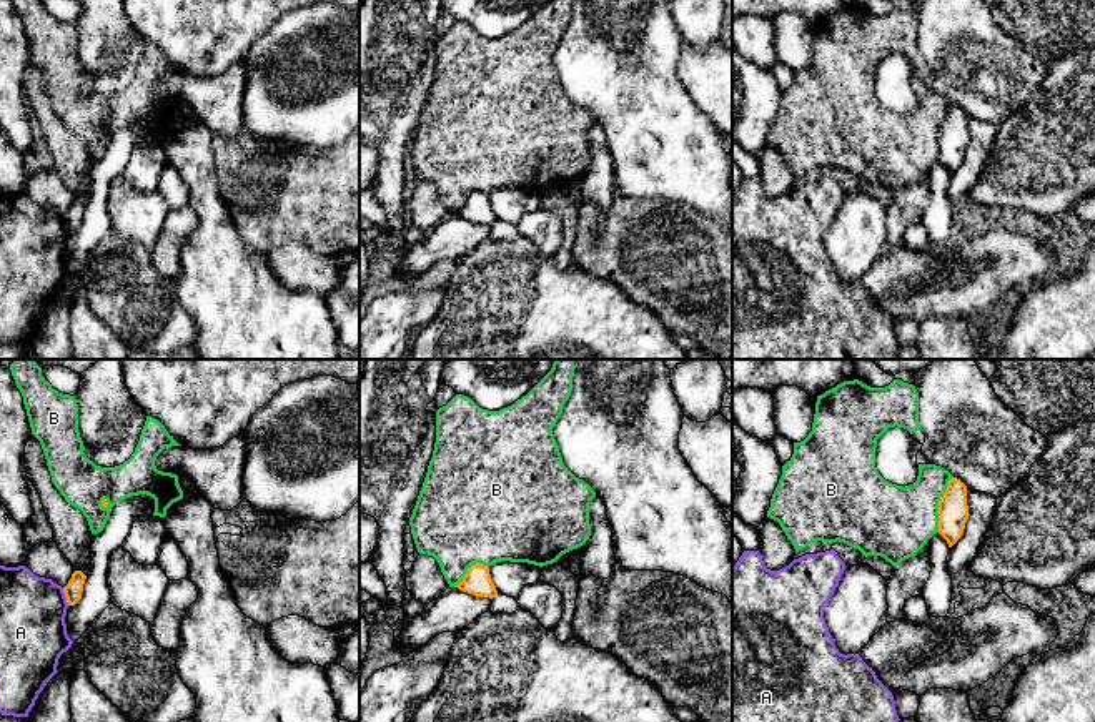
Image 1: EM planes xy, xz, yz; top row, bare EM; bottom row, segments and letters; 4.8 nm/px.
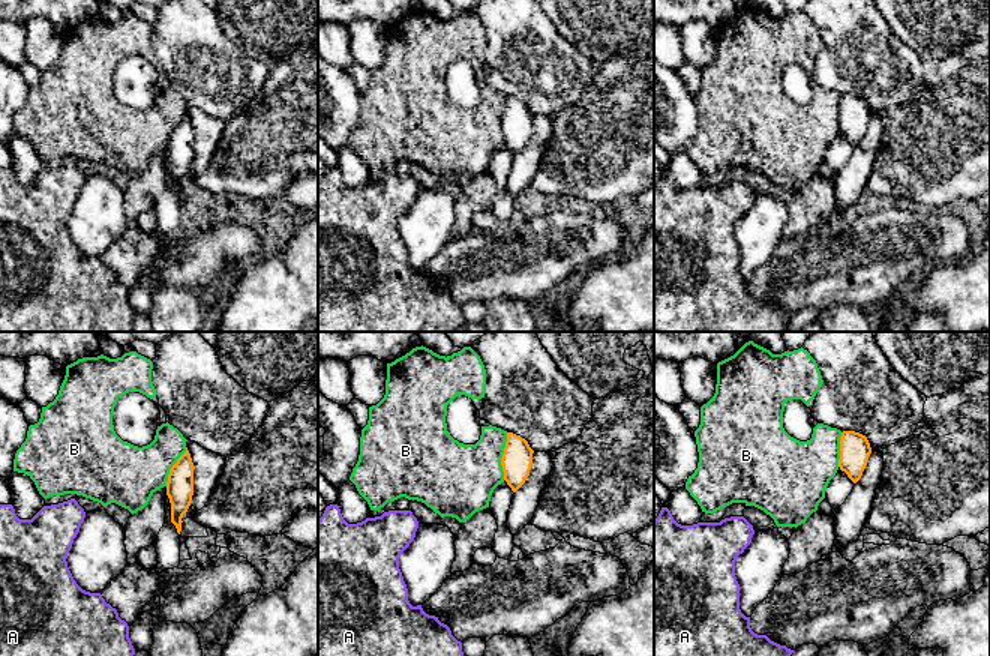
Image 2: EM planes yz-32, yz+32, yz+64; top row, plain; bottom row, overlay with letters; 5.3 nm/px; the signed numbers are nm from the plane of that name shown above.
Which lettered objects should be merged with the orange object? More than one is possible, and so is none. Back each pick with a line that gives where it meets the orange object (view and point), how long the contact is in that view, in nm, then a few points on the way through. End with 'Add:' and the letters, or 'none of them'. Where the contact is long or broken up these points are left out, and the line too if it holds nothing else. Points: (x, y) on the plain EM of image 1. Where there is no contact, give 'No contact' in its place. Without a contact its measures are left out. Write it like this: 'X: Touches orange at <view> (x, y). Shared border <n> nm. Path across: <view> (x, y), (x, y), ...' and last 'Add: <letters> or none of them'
Add: none of them

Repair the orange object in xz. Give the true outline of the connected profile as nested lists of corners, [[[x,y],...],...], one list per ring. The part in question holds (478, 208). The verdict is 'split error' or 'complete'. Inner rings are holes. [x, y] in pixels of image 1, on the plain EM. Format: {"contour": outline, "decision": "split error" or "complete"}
{"contour": [[[479,190],[473,191],[463,208],[454,215],[476,225],[493,226],[498,223],[496,213],[489,201],[489,195]]], "decision": "complete"}

